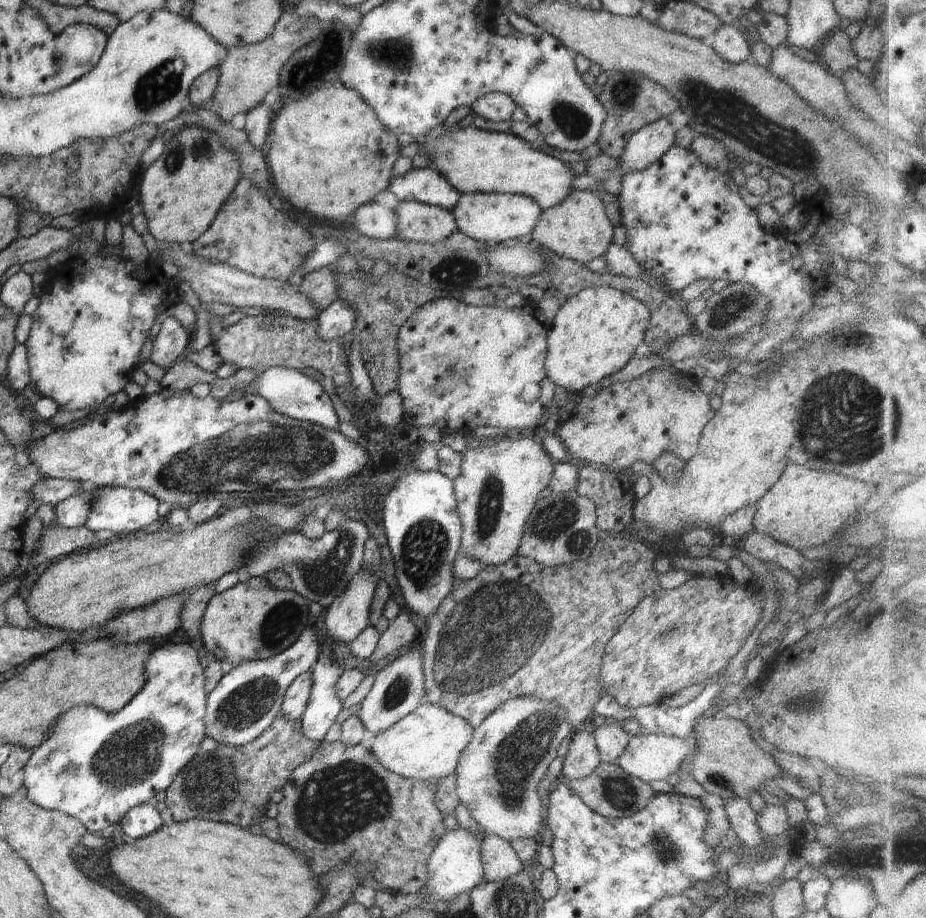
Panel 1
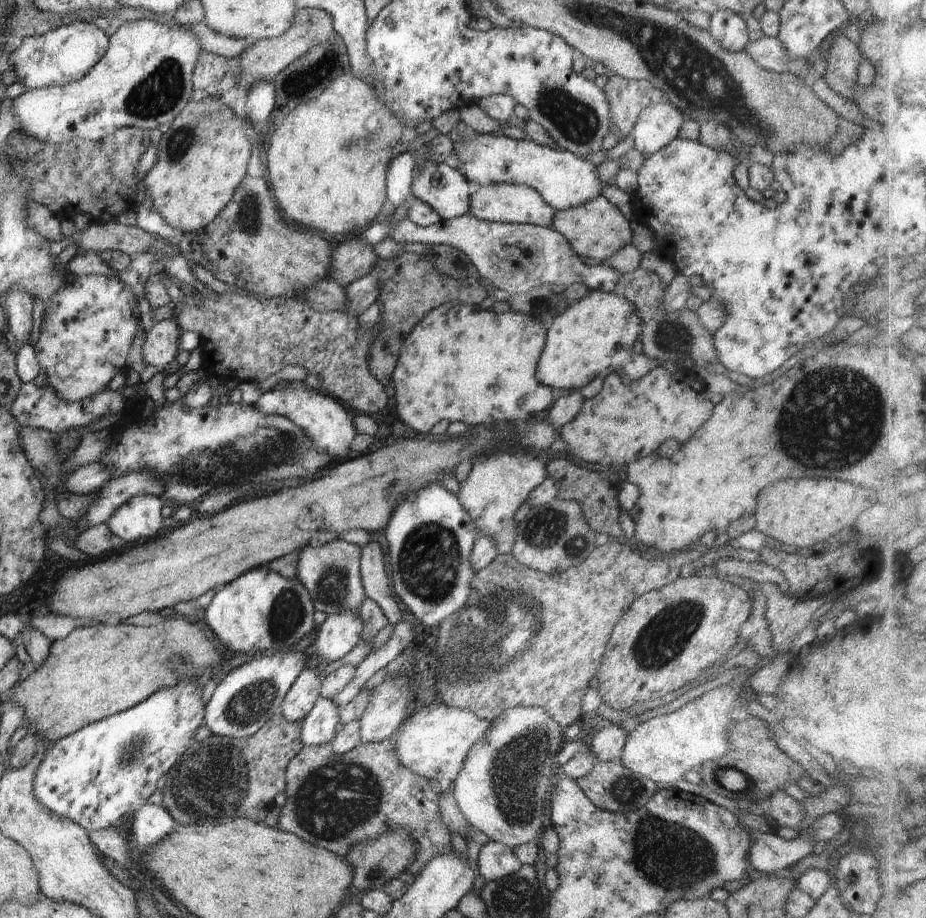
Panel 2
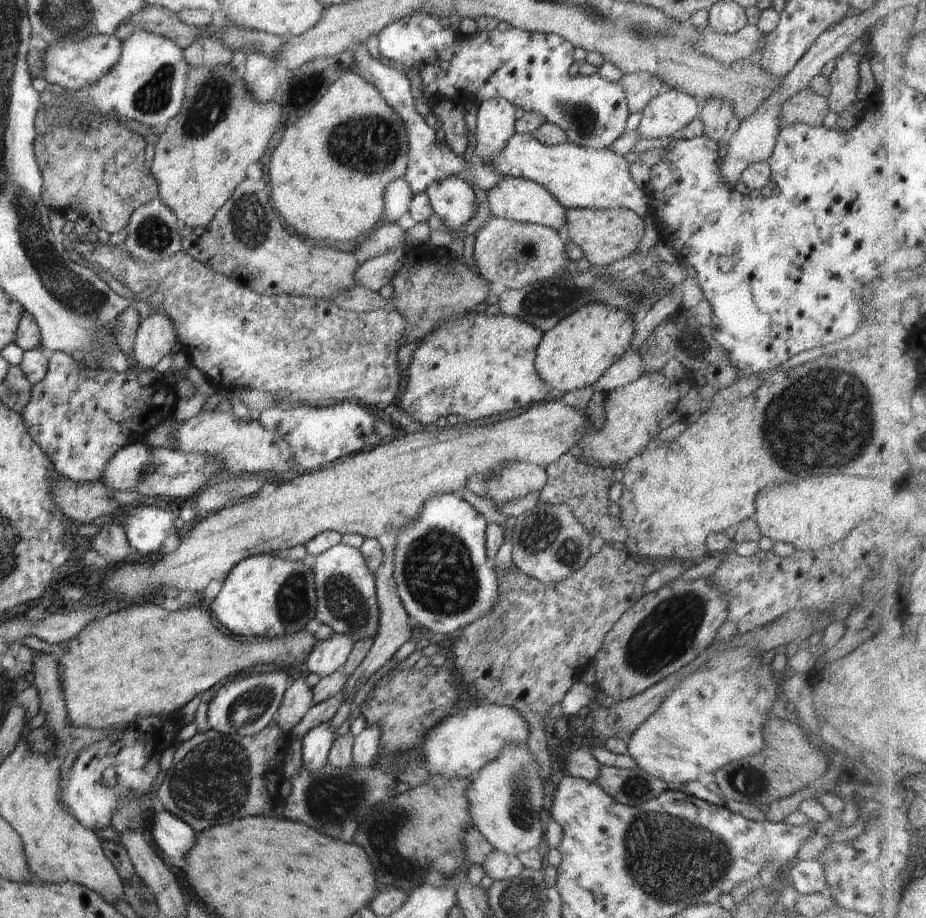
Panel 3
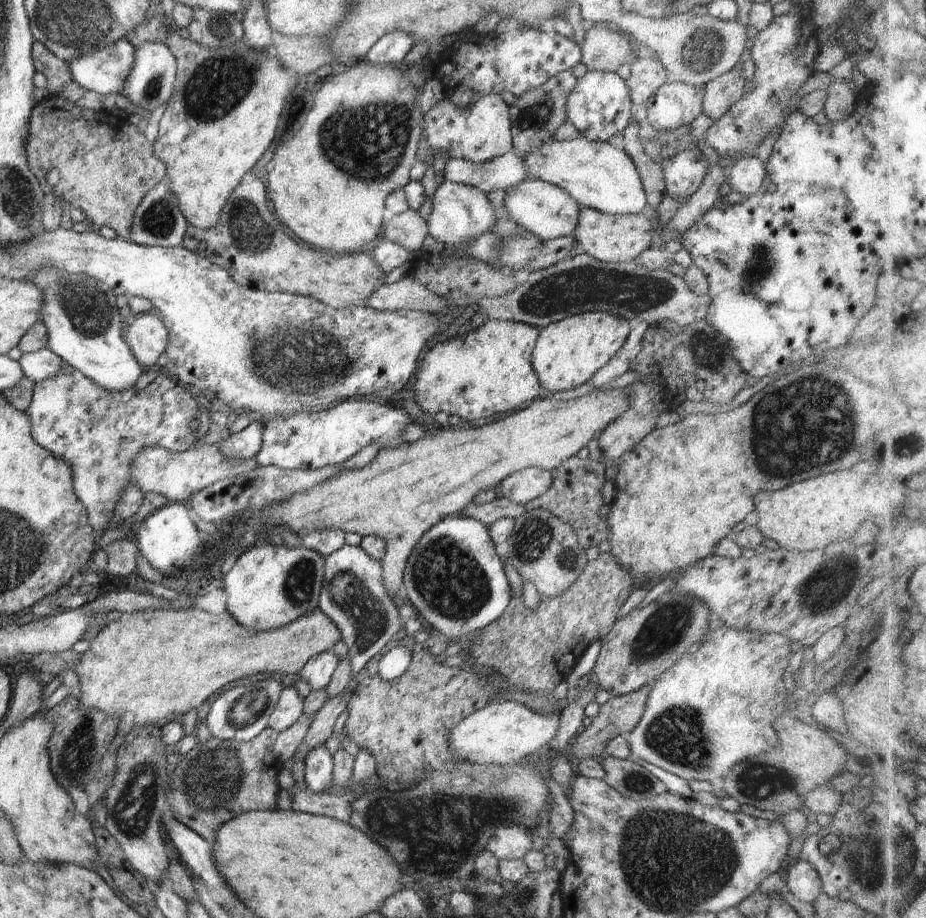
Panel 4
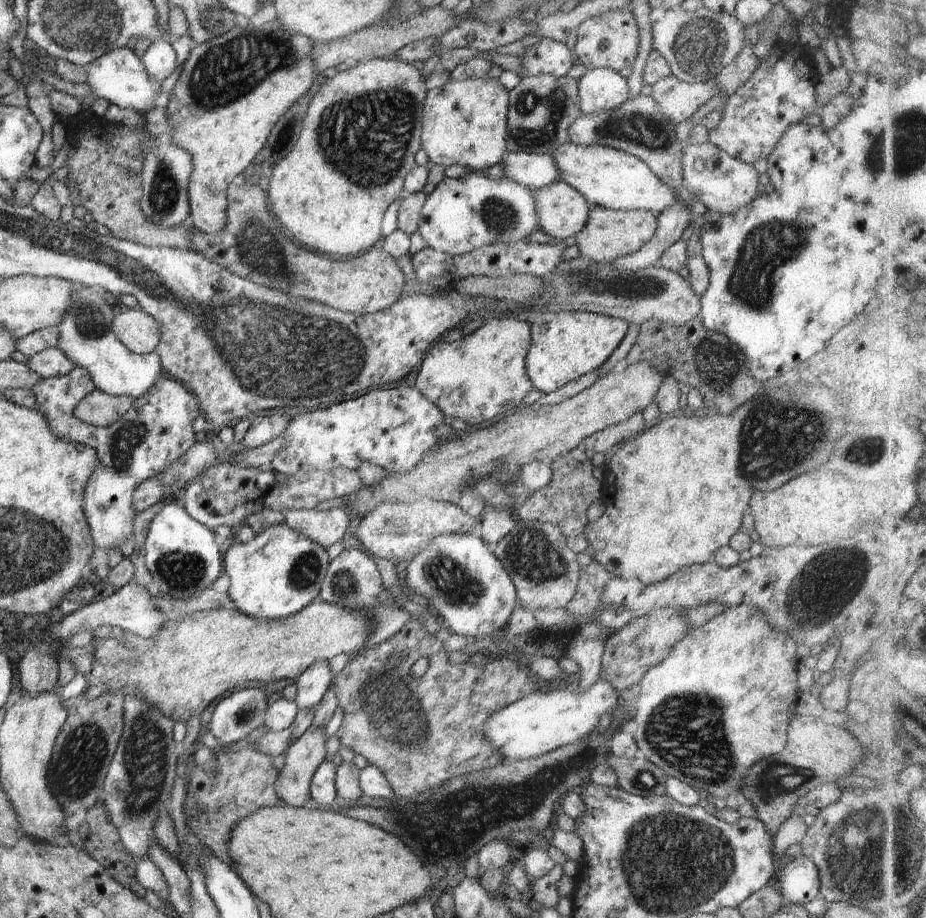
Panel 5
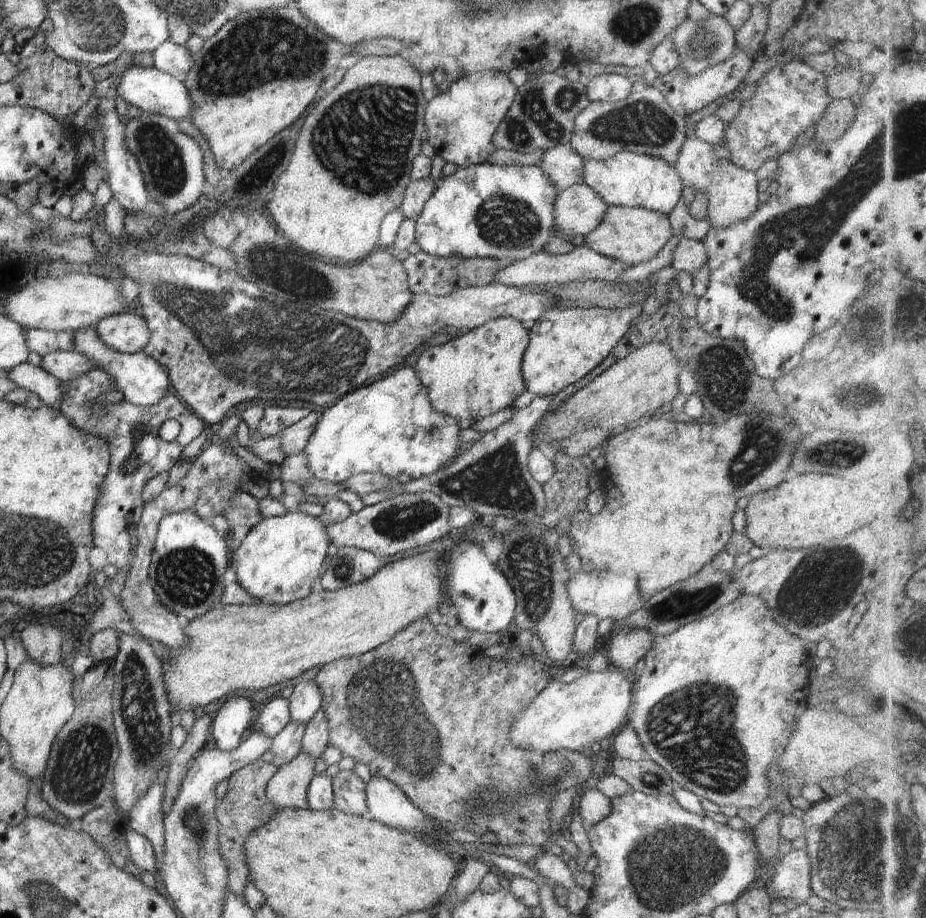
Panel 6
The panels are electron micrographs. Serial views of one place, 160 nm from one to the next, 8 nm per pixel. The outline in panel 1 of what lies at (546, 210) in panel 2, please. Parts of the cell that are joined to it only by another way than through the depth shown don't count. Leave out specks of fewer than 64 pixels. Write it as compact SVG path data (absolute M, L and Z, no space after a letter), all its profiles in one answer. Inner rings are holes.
M462 193L453 206L453 215L460 231L485 243L511 243L532 235L542 214L541 206L524 195L510 193Z

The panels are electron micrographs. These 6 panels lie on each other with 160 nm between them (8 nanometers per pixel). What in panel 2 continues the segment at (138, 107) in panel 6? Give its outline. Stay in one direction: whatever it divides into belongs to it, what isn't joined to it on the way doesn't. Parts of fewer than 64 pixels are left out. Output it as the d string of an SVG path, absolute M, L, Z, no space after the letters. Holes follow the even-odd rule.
M69 21L45 35L24 37L20 47L7 56L10 68L14 70L17 82L24 84L26 91L65 85L77 81L106 54L110 37L103 30L86 21Z

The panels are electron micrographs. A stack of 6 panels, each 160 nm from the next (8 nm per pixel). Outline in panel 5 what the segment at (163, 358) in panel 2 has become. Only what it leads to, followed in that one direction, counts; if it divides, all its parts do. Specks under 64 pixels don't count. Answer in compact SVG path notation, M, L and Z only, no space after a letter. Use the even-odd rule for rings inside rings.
M138 307L122 314L116 312L110 329L128 350L138 356L156 352L160 342L161 332L156 319Z

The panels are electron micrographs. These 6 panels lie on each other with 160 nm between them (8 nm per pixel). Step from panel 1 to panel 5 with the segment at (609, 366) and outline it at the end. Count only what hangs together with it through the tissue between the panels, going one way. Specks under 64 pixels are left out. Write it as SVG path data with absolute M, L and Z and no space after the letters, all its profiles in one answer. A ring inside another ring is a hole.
M546 311L535 318L530 328L526 372L533 388L548 394L590 371L598 370L626 336L628 323L624 319L596 313Z

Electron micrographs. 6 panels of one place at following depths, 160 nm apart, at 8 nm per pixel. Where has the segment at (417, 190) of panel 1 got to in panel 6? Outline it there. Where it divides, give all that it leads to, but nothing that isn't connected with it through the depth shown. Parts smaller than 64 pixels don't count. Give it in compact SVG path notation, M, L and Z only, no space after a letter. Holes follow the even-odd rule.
M488 162L458 167L455 174L443 178L441 188L426 200L422 212L415 219L416 242L430 256L440 258L494 258L505 266L514 261L530 258L542 252L554 233L554 202L559 189L550 182L548 174L540 166L492 165Z

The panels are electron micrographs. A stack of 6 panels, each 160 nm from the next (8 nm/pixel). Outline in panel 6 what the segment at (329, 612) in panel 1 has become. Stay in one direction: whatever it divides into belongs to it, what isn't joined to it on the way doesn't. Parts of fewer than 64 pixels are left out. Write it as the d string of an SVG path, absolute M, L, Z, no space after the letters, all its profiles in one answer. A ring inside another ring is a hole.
M300 679L289 697L289 709L292 720L307 724L318 710L321 709L322 693L318 683L312 679Z

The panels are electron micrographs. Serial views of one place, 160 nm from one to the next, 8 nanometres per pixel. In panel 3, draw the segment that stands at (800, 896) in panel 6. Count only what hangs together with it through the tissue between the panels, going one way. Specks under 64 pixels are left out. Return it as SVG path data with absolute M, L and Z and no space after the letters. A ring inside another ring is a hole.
M818 860L799 861L789 866L785 871L794 889L804 896L816 893L827 893L826 878L822 870L825 864Z

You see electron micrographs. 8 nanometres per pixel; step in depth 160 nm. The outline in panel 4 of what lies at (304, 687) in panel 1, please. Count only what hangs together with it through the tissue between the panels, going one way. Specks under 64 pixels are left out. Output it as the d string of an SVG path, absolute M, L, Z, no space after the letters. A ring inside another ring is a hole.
M292 685L283 688L276 708L269 718L269 726L277 733L289 729L303 713L305 698L300 696L298 690Z

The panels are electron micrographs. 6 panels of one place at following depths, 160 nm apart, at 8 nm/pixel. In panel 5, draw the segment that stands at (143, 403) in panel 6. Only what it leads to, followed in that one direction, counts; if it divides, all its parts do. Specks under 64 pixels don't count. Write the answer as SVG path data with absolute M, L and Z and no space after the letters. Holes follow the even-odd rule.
M73 283L70 306L57 324L59 337L56 347L75 366L83 368L90 375L96 389L113 397L126 395L137 399L146 394L160 375L165 373L156 352L138 356L116 338L113 330L110 329L116 312L116 308L102 295L81 283Z

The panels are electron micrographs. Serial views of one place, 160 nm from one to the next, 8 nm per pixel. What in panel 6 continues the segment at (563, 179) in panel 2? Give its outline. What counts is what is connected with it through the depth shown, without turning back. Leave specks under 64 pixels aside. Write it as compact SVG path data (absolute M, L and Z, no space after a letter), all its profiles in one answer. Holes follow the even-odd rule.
M630 151L619 152L608 160L584 159L583 183L599 194L608 206L645 208L666 215L683 200L682 190L685 188L675 164Z

